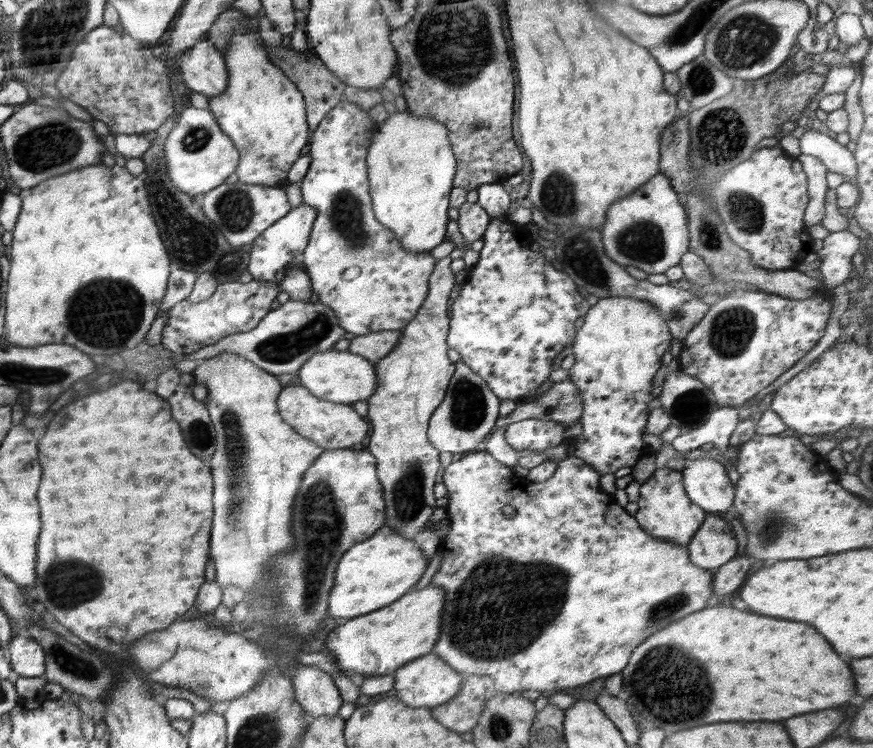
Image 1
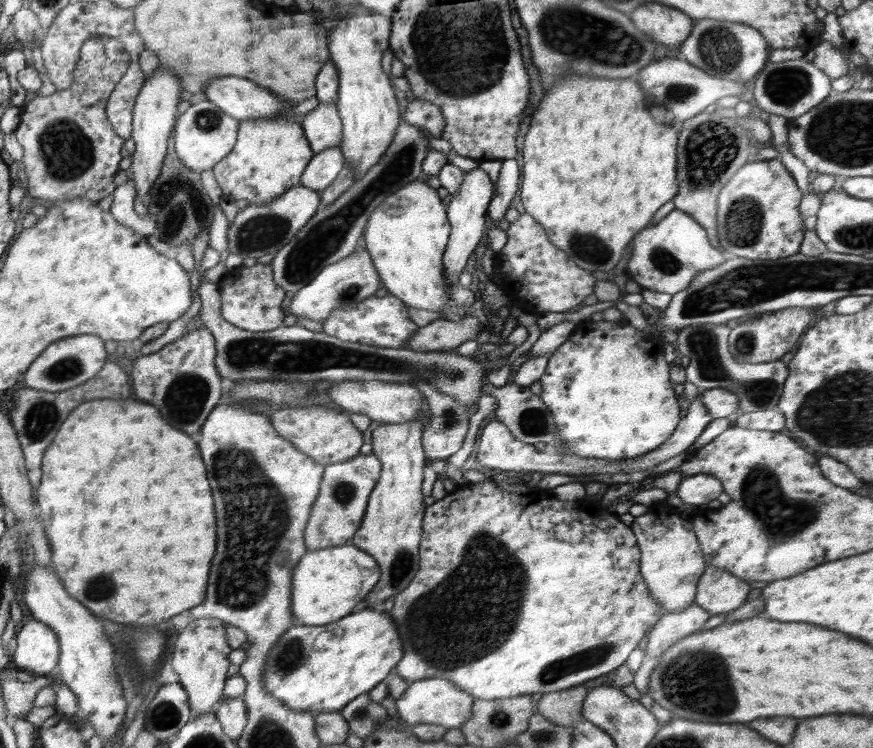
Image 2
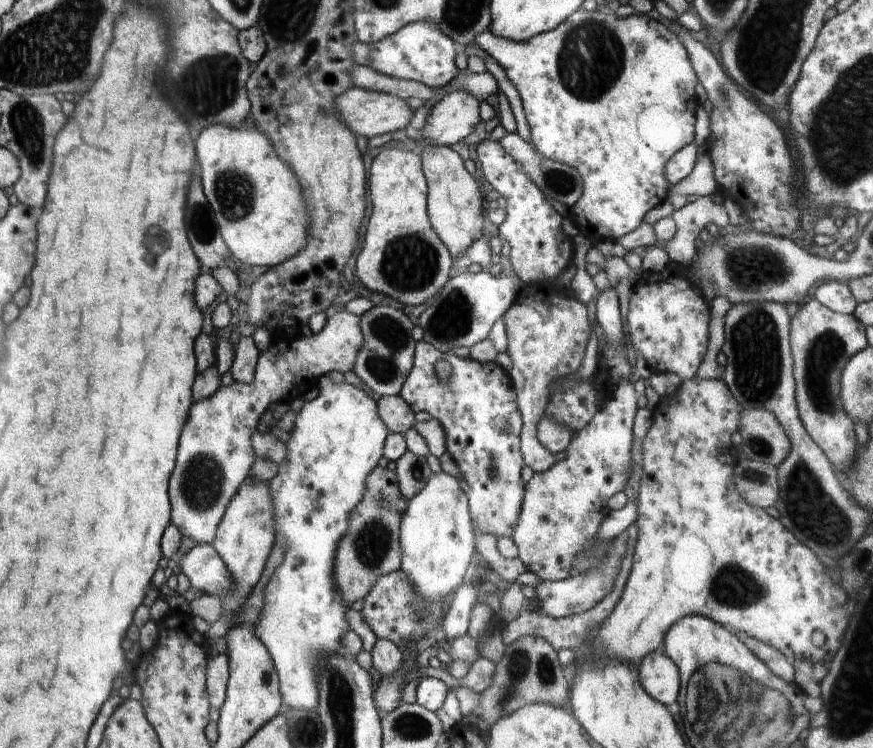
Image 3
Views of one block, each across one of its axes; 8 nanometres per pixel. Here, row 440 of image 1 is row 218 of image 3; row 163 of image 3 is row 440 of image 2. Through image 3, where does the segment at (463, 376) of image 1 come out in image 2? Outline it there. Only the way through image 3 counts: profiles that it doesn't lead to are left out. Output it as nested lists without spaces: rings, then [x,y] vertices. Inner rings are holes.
[[[416,380],[416,382],[410,382],[415,386],[425,398],[425,404],[430,411],[430,420],[424,426],[424,432],[422,433],[422,446],[429,461],[431,460],[447,460],[452,454],[464,444],[464,438],[468,432],[468,425],[470,424],[470,406],[458,402],[456,398],[448,396],[448,394],[442,394],[438,392],[434,386],[422,382],[422,380]]]

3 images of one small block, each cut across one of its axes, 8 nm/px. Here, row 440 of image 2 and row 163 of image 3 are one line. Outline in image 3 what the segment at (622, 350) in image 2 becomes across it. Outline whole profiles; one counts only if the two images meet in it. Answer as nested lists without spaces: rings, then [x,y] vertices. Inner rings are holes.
[[[580,7],[554,28],[530,37],[526,41],[513,41],[486,29],[476,35],[475,44],[500,64],[504,69],[506,78],[518,91],[528,126],[530,126],[531,140],[535,149],[543,157],[564,163],[580,173],[583,180],[583,193],[572,207],[580,224],[579,229],[584,235],[591,238],[594,243],[609,238],[617,241],[620,237],[637,229],[643,223],[642,221],[649,210],[668,200],[670,184],[665,177],[665,166],[681,148],[693,142],[695,112],[700,105],[694,93],[694,88],[699,82],[697,74],[694,72],[690,57],[672,25],[666,24],[654,14],[631,14],[627,17],[618,17],[614,12],[604,12],[602,9],[586,11]]]

